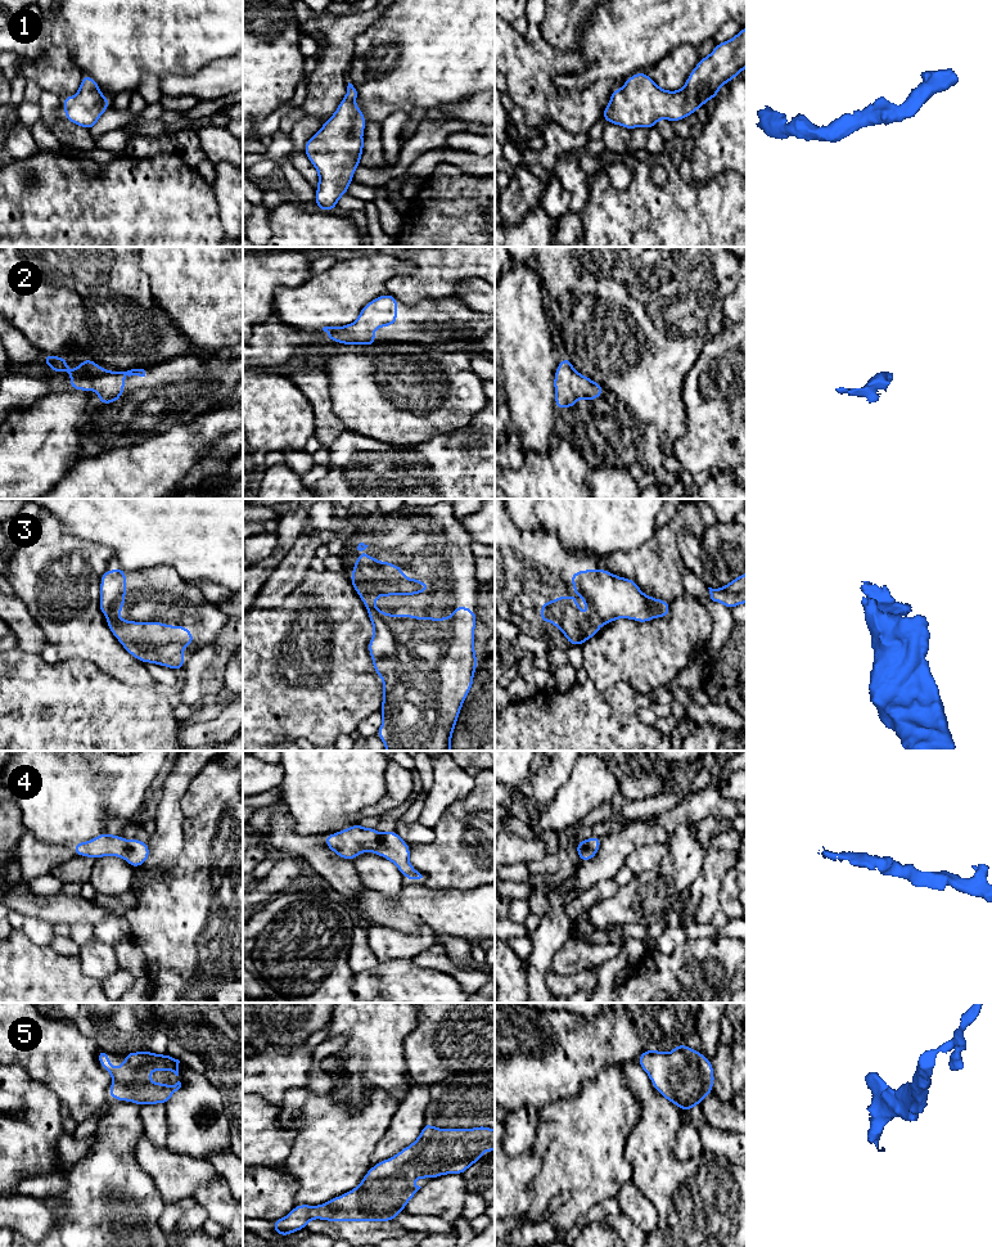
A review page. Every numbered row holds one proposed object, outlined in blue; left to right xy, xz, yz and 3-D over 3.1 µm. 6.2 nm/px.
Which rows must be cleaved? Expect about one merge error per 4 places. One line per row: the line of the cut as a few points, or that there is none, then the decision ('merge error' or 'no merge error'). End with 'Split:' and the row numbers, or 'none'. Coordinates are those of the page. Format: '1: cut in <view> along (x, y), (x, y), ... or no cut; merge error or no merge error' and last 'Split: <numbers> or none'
1: no cut; no merge error
2: no cut; no merge error
3: no cut; no merge error
4: no cut; no merge error
5: no cut; no merge error
Split: none

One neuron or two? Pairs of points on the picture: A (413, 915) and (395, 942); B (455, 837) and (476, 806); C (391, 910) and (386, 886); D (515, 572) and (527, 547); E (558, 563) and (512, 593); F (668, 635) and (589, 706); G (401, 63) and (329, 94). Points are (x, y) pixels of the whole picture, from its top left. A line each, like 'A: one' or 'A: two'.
A: two
B: one
C: two
D: one
E: one
F: two
G: two

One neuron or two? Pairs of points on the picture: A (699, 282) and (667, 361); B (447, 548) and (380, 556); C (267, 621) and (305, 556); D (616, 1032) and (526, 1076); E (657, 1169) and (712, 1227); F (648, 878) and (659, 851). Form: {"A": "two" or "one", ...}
{"A": "one", "B": "one", "C": "two", "D": "one", "E": "one", "F": "two"}

